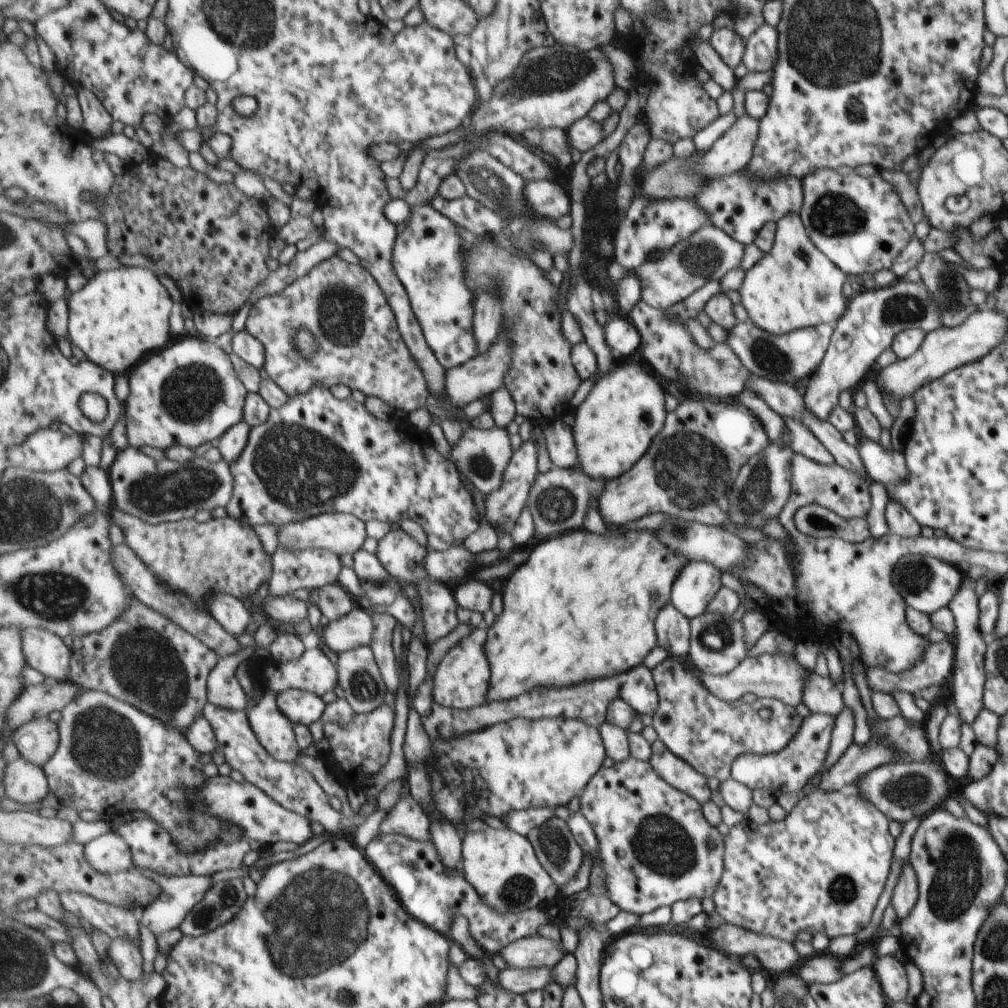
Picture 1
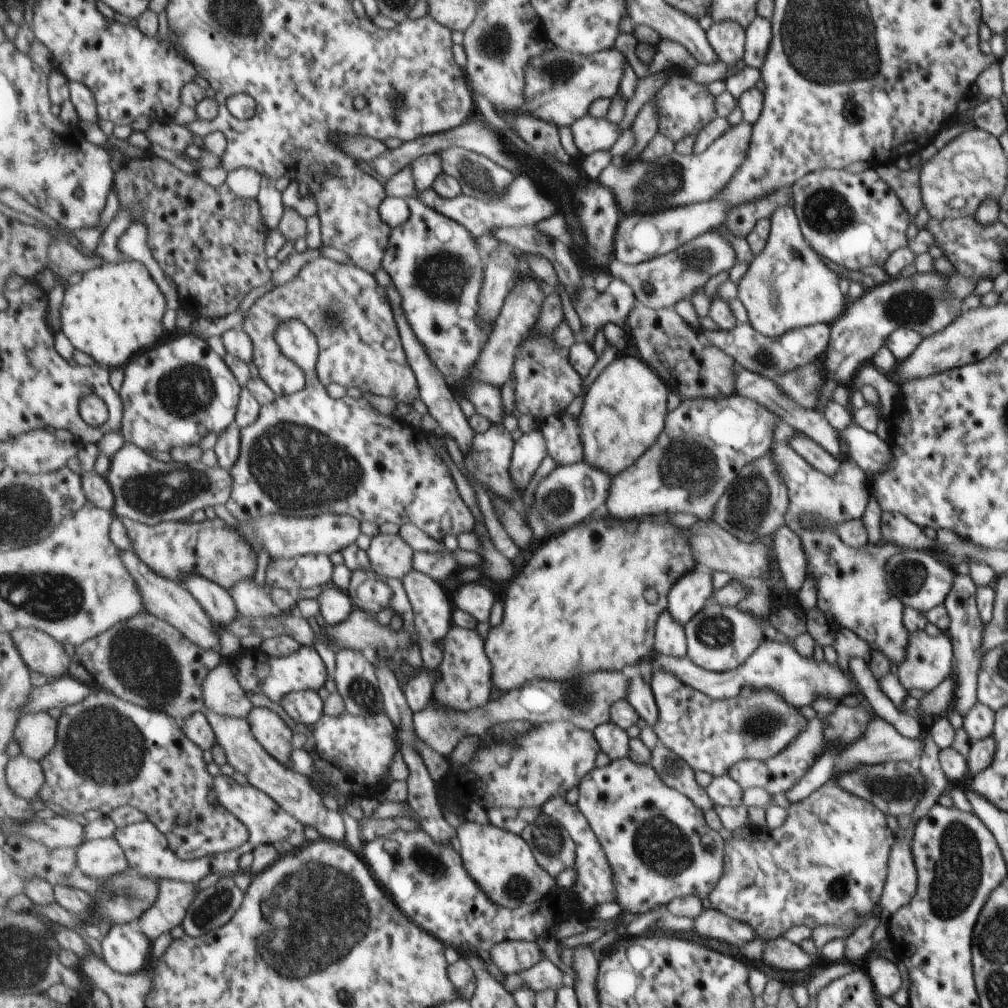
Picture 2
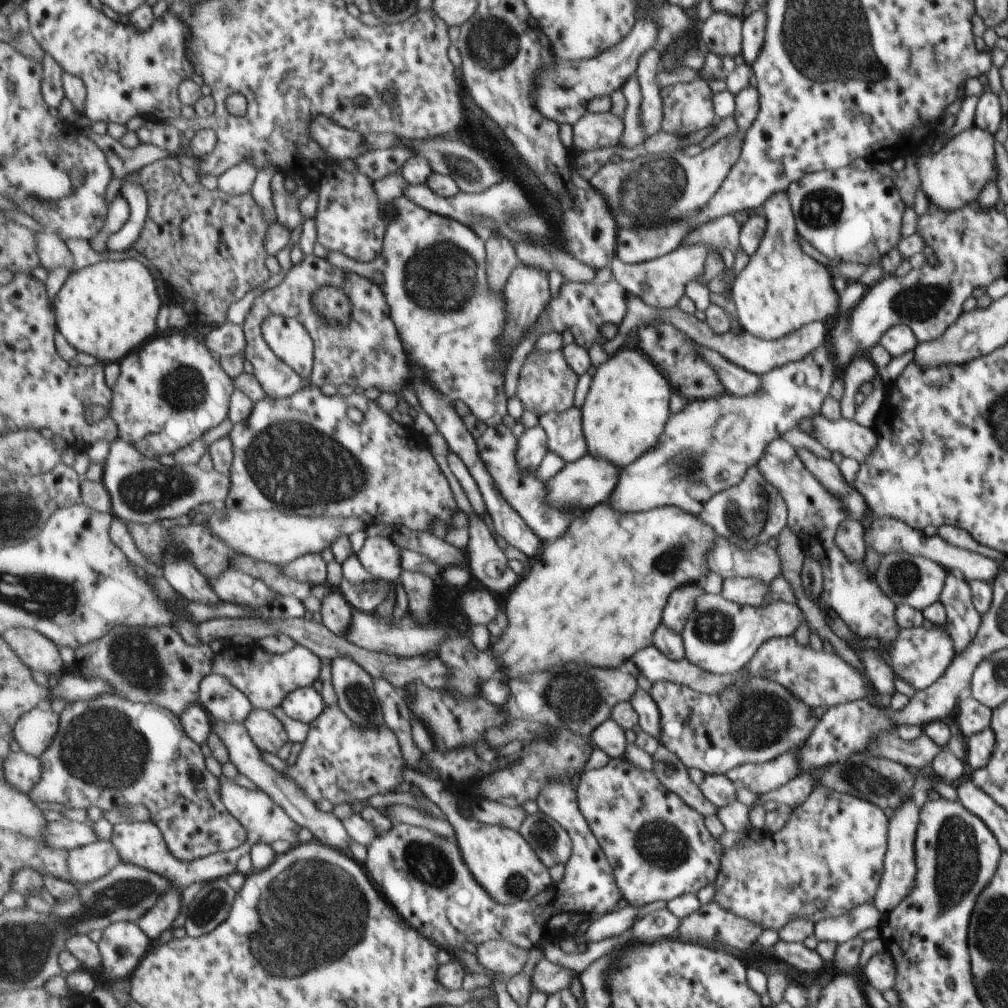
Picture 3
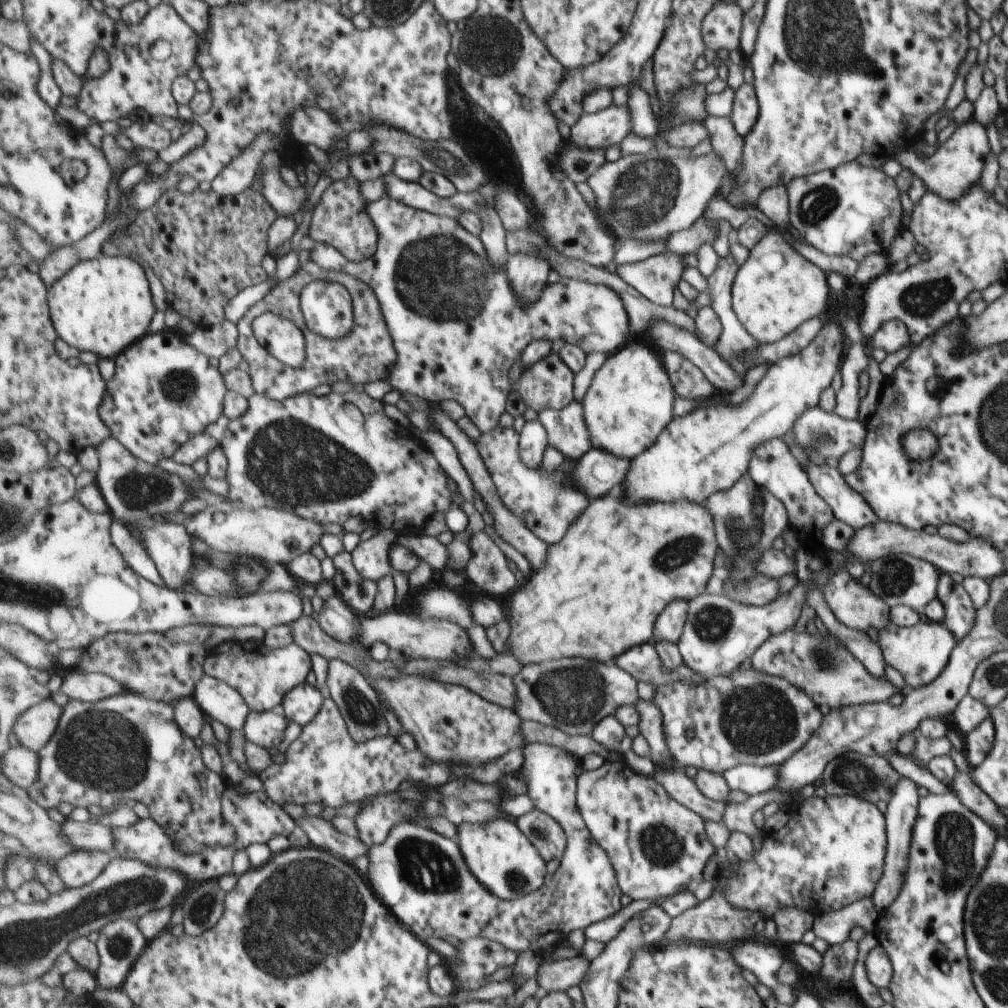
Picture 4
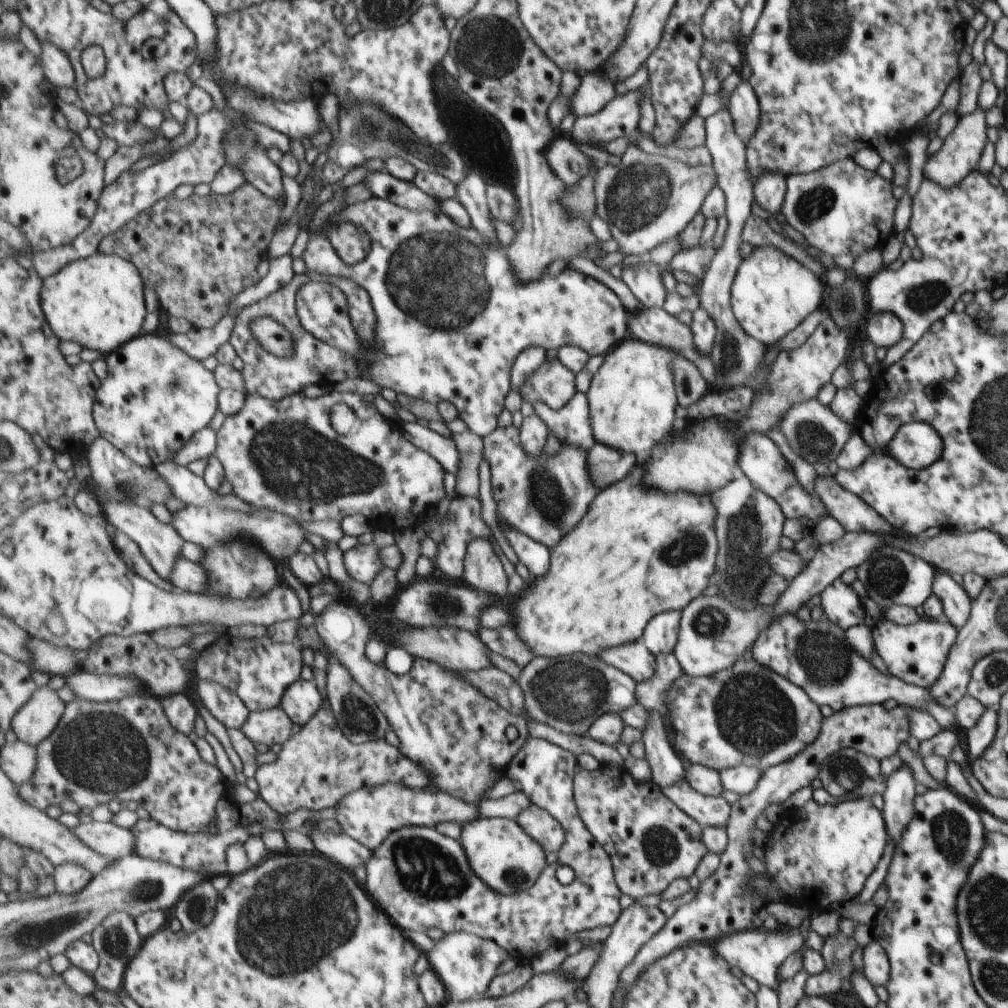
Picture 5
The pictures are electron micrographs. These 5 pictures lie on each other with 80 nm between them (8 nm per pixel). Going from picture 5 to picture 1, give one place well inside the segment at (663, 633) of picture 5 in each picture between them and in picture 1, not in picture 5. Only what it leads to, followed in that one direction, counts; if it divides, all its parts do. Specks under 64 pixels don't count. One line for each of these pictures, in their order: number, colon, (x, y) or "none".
1: (698, 581)
2: (690, 593)
3: (682, 602)
4: (669, 625)

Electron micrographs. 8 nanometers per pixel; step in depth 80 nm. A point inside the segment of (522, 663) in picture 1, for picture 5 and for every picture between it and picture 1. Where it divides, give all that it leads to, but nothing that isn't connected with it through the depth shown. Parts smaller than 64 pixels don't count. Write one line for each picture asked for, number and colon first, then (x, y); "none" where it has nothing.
2: (578, 606)
3: (594, 597)
4: (580, 604)
5: (639, 552)

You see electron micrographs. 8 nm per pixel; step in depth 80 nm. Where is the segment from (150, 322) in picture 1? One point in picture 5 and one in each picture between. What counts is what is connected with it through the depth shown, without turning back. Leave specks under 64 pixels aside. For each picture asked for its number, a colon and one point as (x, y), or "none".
2: (115, 312)
3: (108, 310)
4: (104, 305)
5: (98, 302)

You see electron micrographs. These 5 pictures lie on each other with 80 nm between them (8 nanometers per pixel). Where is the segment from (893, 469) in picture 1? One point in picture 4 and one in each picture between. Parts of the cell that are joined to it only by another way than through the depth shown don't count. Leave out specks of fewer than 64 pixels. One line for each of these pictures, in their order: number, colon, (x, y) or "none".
2: (872, 455)
3: (851, 440)
4: (831, 436)

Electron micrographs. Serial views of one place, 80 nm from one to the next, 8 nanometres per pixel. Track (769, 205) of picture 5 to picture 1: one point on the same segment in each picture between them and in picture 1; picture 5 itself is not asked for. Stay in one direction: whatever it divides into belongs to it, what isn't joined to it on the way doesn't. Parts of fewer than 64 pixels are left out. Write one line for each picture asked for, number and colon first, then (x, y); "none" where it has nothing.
1: (794, 285)
2: (786, 286)
3: (781, 289)
4: (773, 292)

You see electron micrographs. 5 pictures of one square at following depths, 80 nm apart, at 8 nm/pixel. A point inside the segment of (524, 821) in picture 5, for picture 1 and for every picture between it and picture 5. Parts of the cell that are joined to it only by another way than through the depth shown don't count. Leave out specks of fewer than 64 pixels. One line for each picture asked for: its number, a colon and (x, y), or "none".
1: (559, 851)
2: (555, 849)
3: (552, 842)
4: (543, 830)

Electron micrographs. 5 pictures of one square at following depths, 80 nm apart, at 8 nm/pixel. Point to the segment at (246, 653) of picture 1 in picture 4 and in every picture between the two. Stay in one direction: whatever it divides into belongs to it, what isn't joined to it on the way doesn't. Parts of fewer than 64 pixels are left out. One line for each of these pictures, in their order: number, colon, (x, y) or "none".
2: (223, 694)
3: (224, 702)
4: (221, 702)

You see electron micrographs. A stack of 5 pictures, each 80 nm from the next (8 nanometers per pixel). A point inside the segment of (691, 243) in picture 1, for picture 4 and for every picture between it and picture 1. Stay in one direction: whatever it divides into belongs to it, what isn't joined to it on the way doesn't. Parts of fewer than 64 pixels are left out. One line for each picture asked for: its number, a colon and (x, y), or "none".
2: (659, 282)
3: (660, 281)
4: (656, 278)

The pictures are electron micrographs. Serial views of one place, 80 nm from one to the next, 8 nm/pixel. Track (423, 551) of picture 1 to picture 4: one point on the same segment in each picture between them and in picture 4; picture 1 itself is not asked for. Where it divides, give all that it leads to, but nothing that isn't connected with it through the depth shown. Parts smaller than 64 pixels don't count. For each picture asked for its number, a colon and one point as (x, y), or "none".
2: (392, 556)
3: (380, 555)
4: (371, 557)

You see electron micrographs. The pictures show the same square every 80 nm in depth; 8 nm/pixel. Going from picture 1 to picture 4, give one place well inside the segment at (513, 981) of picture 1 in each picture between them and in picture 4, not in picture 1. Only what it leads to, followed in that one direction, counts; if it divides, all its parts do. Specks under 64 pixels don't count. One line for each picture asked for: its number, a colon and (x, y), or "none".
2: (545, 975)
3: (547, 977)
4: (555, 976)

